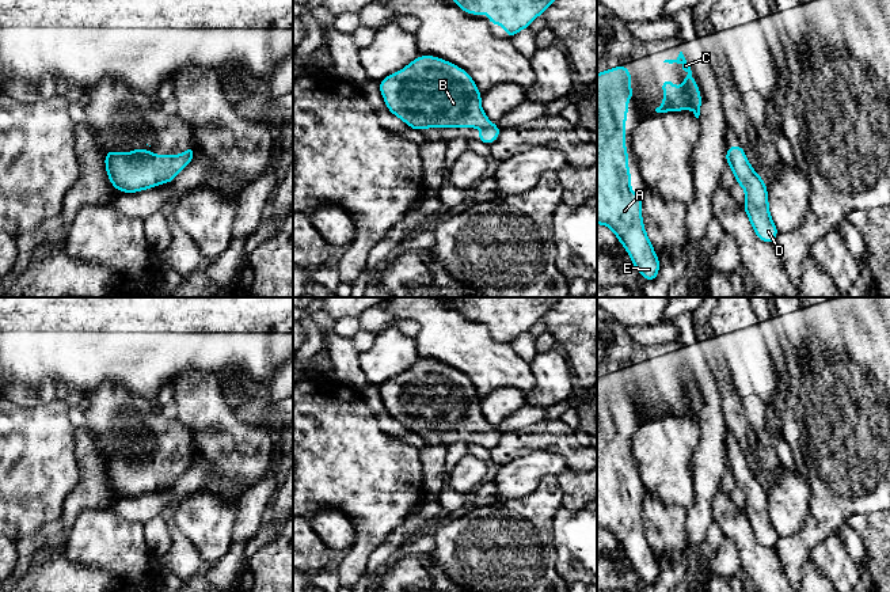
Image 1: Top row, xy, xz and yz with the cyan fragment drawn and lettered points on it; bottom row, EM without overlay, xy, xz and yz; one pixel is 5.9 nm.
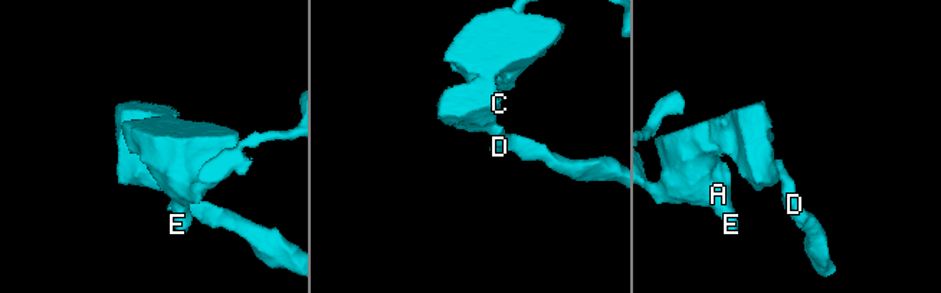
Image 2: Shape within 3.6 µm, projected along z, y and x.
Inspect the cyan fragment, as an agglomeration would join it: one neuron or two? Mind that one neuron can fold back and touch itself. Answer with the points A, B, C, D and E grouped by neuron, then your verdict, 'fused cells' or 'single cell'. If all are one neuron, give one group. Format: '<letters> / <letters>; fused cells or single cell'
A B C D E; single cell

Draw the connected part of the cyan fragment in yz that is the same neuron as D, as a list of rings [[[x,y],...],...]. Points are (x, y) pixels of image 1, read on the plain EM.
[[[730,449],[727,452],[726,467],[731,471],[735,486],[745,494],[743,513],[757,542],[761,546],[775,547],[779,535],[769,519],[765,485],[750,470],[742,449]]]

